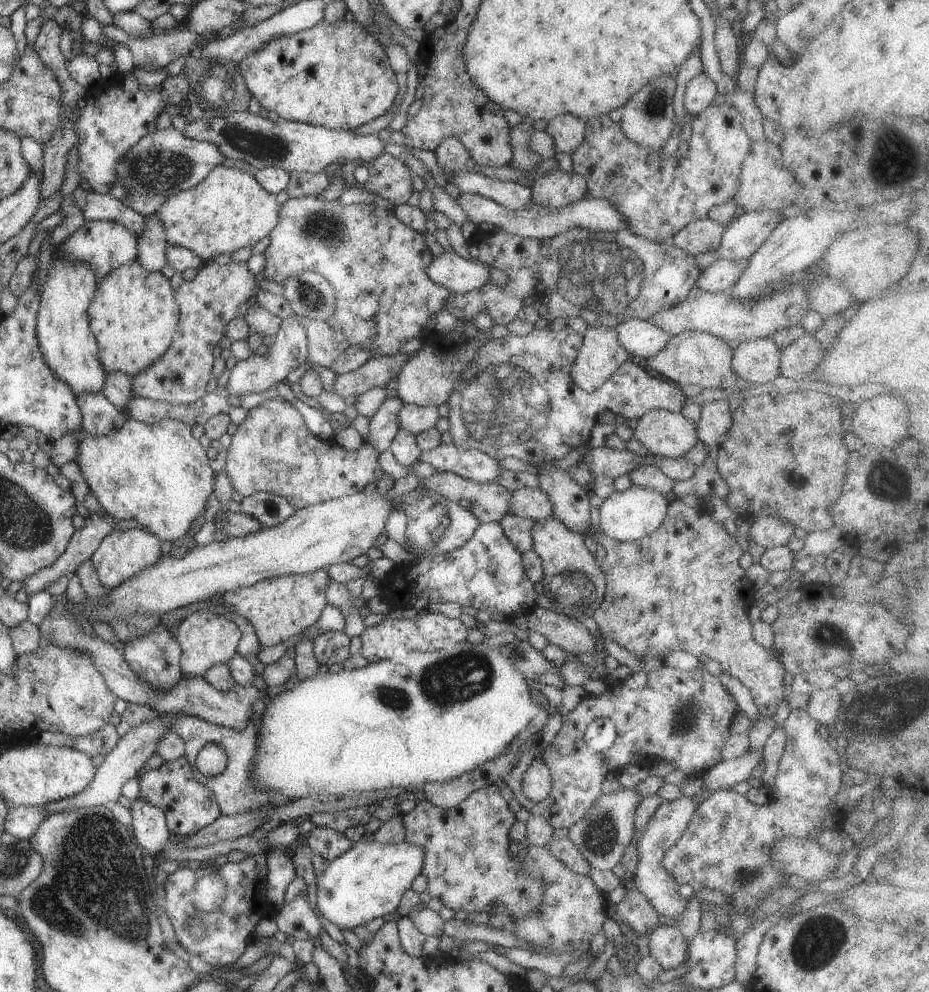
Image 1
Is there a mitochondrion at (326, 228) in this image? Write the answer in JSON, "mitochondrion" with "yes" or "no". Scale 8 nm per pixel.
{"mitochondrion":"yes"}

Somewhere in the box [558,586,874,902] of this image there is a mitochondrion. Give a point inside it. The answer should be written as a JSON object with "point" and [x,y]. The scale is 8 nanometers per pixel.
{"point":[600,834]}

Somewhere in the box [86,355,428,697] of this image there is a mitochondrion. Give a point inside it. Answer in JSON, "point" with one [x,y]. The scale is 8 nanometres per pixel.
{"point":[270,508]}

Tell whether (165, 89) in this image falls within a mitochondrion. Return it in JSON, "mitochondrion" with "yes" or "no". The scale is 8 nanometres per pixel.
{"mitochondrion":"no"}

